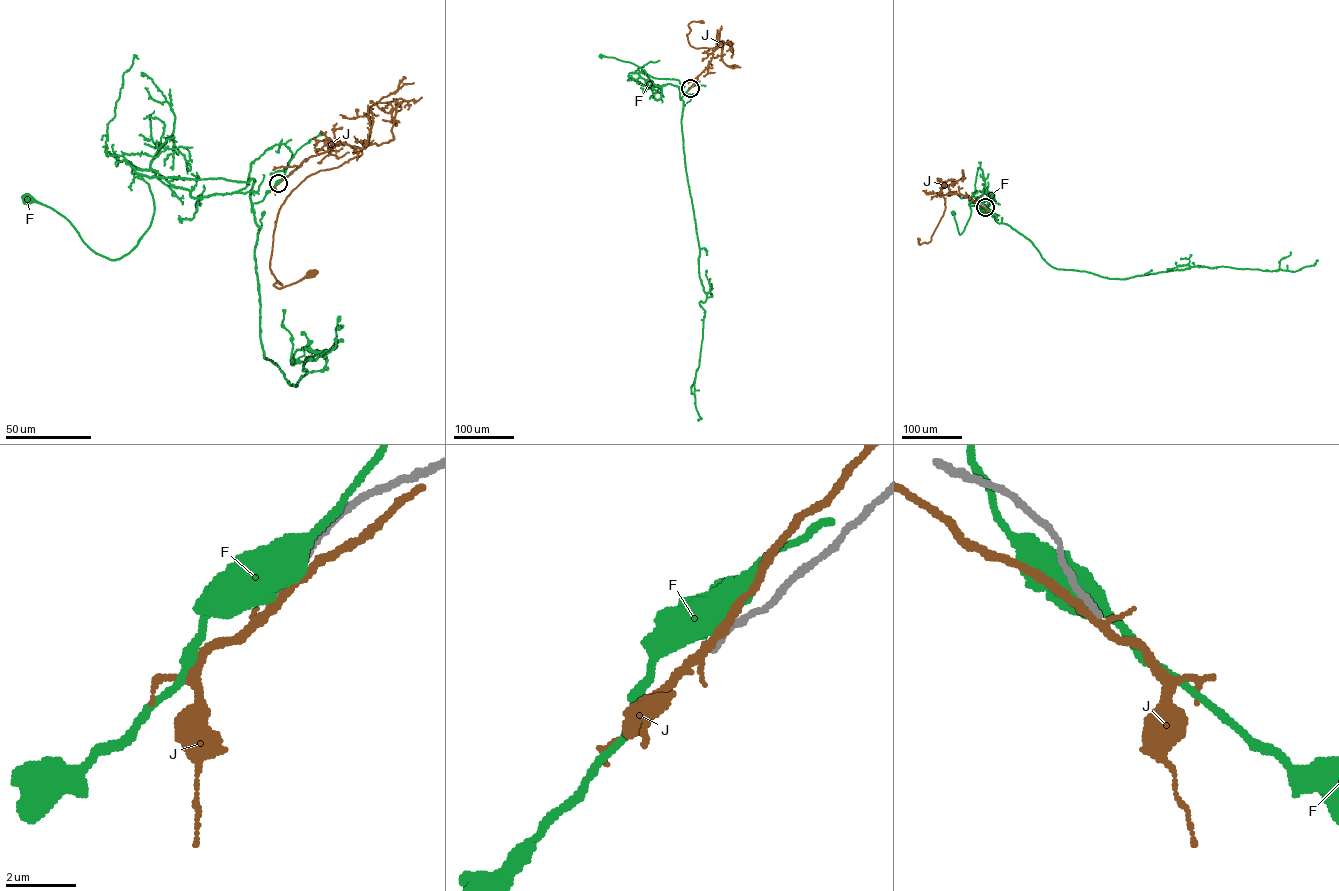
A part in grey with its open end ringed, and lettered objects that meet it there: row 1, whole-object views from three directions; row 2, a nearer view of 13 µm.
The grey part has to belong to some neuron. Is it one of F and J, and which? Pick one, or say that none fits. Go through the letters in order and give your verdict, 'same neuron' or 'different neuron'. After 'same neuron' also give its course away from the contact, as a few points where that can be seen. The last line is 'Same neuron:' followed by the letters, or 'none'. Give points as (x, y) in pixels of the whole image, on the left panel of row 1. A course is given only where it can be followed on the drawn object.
F: different neuron
J: different neuron
Same neuron: none

